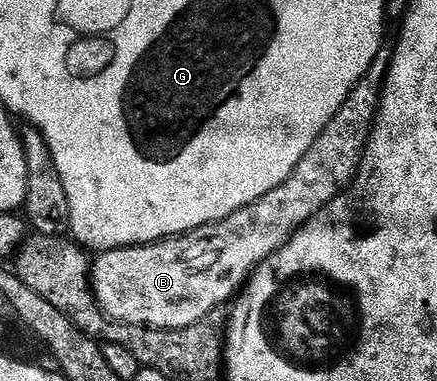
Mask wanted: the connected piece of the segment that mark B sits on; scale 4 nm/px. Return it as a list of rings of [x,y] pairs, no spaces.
[[[373,76],[366,77],[365,81],[350,94],[349,99],[345,101],[341,111],[333,118],[333,123],[321,133],[319,140],[314,144],[313,149],[309,151],[308,156],[297,165],[297,170],[294,172],[293,177],[279,188],[267,192],[267,196],[263,196],[255,204],[251,204],[247,208],[235,212],[231,217],[225,218],[222,222],[212,222],[209,226],[201,226],[197,230],[192,230],[186,234],[179,234],[176,238],[162,238],[159,242],[148,242],[146,246],[121,246],[117,250],[105,250],[104,252],[101,252],[101,255],[99,255],[98,258],[95,258],[95,261],[92,263],[91,277],[93,279],[93,289],[96,293],[96,299],[100,303],[101,308],[108,314],[108,317],[121,324],[144,326],[150,330],[182,330],[188,326],[194,326],[196,322],[204,322],[206,318],[210,317],[214,312],[217,312],[213,310],[219,309],[225,301],[228,303],[230,299],[244,287],[245,283],[249,281],[250,276],[258,266],[263,265],[263,263],[265,263],[279,247],[286,246],[289,241],[293,239],[293,235],[296,234],[301,227],[314,221],[314,219],[324,211],[321,210],[324,206],[331,205],[332,202],[356,180],[357,173],[361,170],[361,161],[363,161],[364,158],[366,161],[367,151],[370,149],[371,139],[374,136],[375,127],[379,122],[382,95],[382,83],[377,83],[376,80],[373,79]]]

